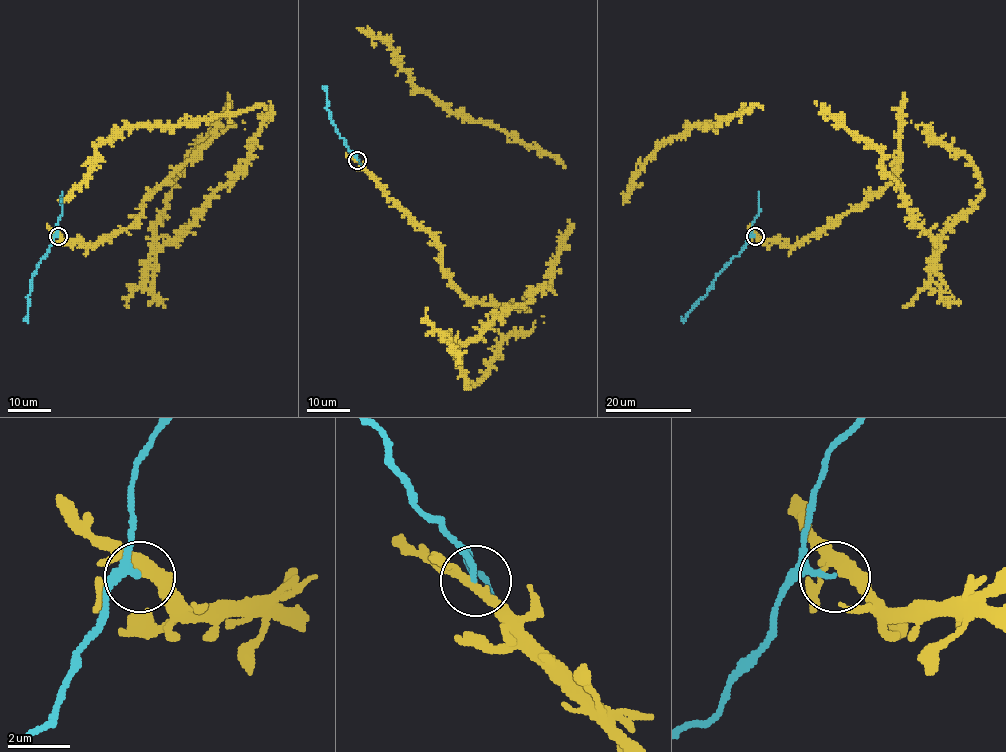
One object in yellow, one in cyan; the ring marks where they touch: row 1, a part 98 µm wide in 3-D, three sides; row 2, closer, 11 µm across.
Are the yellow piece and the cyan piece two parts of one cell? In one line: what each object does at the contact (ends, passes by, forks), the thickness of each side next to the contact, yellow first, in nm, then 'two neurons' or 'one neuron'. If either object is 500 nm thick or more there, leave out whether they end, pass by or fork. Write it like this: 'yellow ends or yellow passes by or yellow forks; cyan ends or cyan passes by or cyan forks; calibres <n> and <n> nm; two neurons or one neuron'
yellow forks; cyan ends; calibres 300 and 160 nm; two neurons

